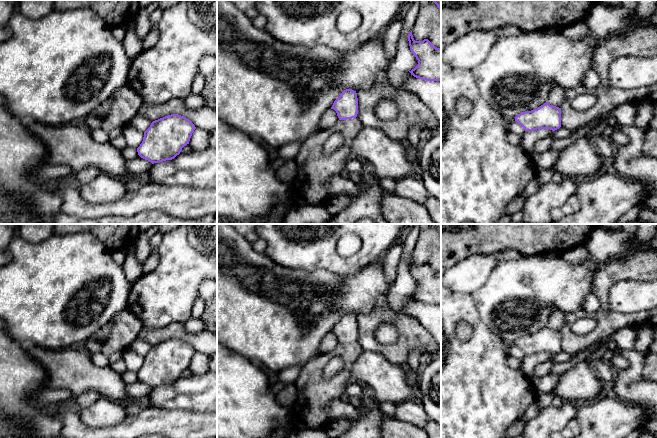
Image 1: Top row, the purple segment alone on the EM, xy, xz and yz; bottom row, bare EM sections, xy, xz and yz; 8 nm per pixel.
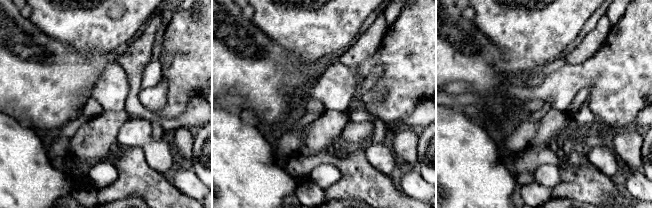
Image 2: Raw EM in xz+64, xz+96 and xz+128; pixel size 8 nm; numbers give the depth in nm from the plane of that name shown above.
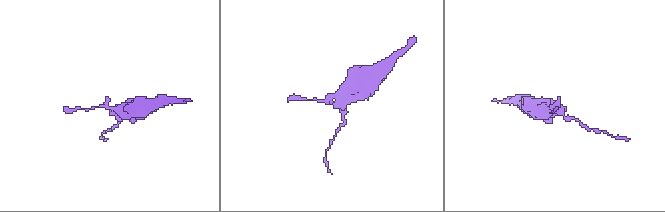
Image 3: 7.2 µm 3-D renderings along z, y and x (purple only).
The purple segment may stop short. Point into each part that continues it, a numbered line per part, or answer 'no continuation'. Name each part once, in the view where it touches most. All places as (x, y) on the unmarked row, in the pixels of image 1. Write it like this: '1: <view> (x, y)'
no continuation

